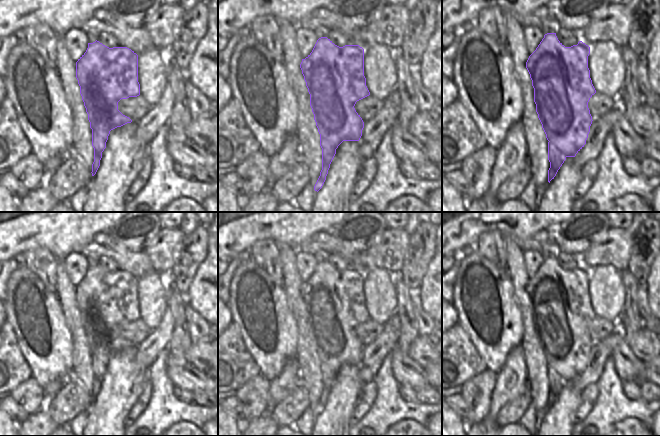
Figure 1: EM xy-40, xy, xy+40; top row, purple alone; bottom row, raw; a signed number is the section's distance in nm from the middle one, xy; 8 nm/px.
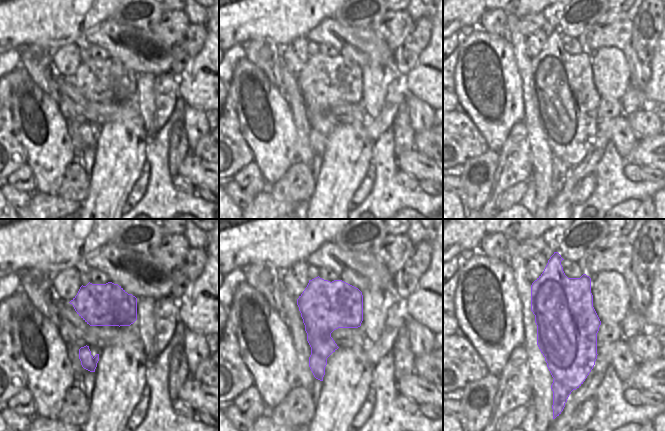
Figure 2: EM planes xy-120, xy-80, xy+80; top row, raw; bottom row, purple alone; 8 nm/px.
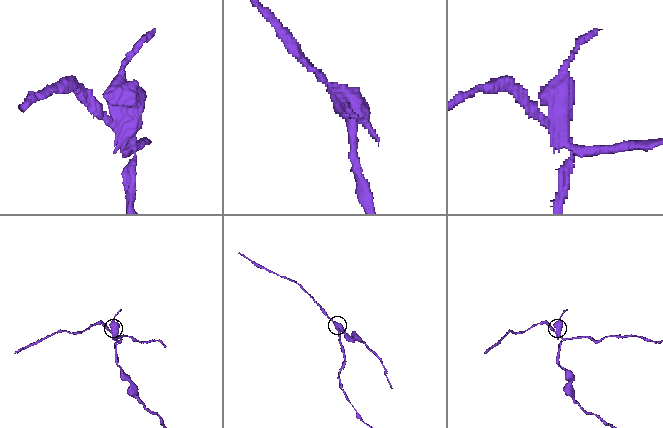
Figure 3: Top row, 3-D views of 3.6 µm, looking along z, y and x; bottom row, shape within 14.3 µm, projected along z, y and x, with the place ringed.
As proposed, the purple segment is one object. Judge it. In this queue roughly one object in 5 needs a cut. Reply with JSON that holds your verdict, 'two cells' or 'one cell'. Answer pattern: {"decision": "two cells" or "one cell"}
{"decision": "two cells"}

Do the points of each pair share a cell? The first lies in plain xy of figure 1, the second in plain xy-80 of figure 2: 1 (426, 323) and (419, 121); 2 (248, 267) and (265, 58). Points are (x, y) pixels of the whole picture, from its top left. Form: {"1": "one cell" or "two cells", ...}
{"1": "one cell", "2": "two cells"}

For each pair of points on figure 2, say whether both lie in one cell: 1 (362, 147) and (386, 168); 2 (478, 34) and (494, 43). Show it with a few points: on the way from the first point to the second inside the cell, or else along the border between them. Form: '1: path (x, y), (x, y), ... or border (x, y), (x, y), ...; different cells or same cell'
1: border (373, 142), (370, 161); different cells
2: path (482, 38), (490, 42); same cell

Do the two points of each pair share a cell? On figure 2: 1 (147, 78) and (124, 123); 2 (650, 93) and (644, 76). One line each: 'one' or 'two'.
1: two
2: two

